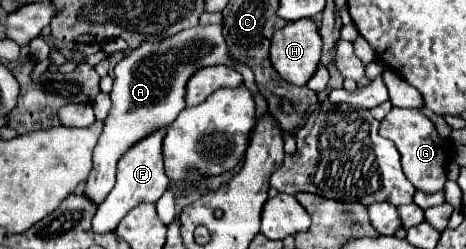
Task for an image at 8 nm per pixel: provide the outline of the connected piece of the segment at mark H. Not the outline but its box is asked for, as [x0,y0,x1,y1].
[270,20,322,86]

